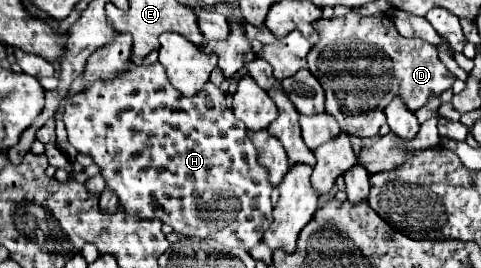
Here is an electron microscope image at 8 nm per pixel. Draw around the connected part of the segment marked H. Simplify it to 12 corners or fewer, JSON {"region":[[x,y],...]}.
{"region":[[130,63],[64,103],[126,213],[254,249],[272,185],[214,83]]}

